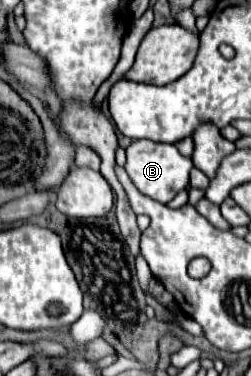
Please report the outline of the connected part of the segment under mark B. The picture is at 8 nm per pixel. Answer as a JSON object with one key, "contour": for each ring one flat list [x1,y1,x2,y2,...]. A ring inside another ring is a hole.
{"contour":[[132,141,126,147,126,173,132,179,132,183,136,185,136,189,140,189,140,193,144,193,146,197,160,201,160,203,168,203,176,197,176,193,180,193,182,189,188,187,190,181,190,169,192,169,192,159,180,155,180,151,174,145,160,145,154,141]]}

